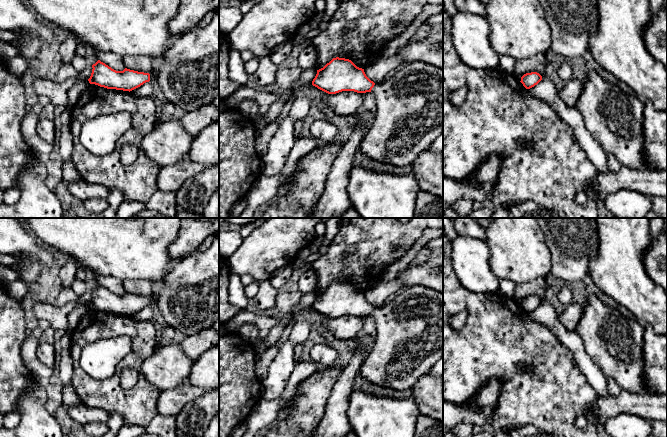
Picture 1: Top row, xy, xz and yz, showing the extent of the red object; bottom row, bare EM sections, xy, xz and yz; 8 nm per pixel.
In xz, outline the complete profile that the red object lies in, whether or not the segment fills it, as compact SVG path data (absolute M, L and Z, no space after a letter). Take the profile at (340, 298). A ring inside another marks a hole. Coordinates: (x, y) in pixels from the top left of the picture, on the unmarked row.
M333 282L317 294L312 309L328 317L371 316L377 333L359 375L368 382L399 391L412 388L419 377L430 371L443 356L443 293L424 286L405 288L383 307L375 308L351 284Z

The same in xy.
M219 235L205 251L195 251L178 259L162 283L155 288L151 298L125 292L116 295L98 284L92 289L88 303L107 313L132 315L146 306L157 306L167 326L186 336L195 335L204 329L211 328L219 320Z

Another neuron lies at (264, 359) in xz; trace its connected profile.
M270 349L257 354L255 371L260 380L264 380L269 373L269 366L276 357L276 350Z

